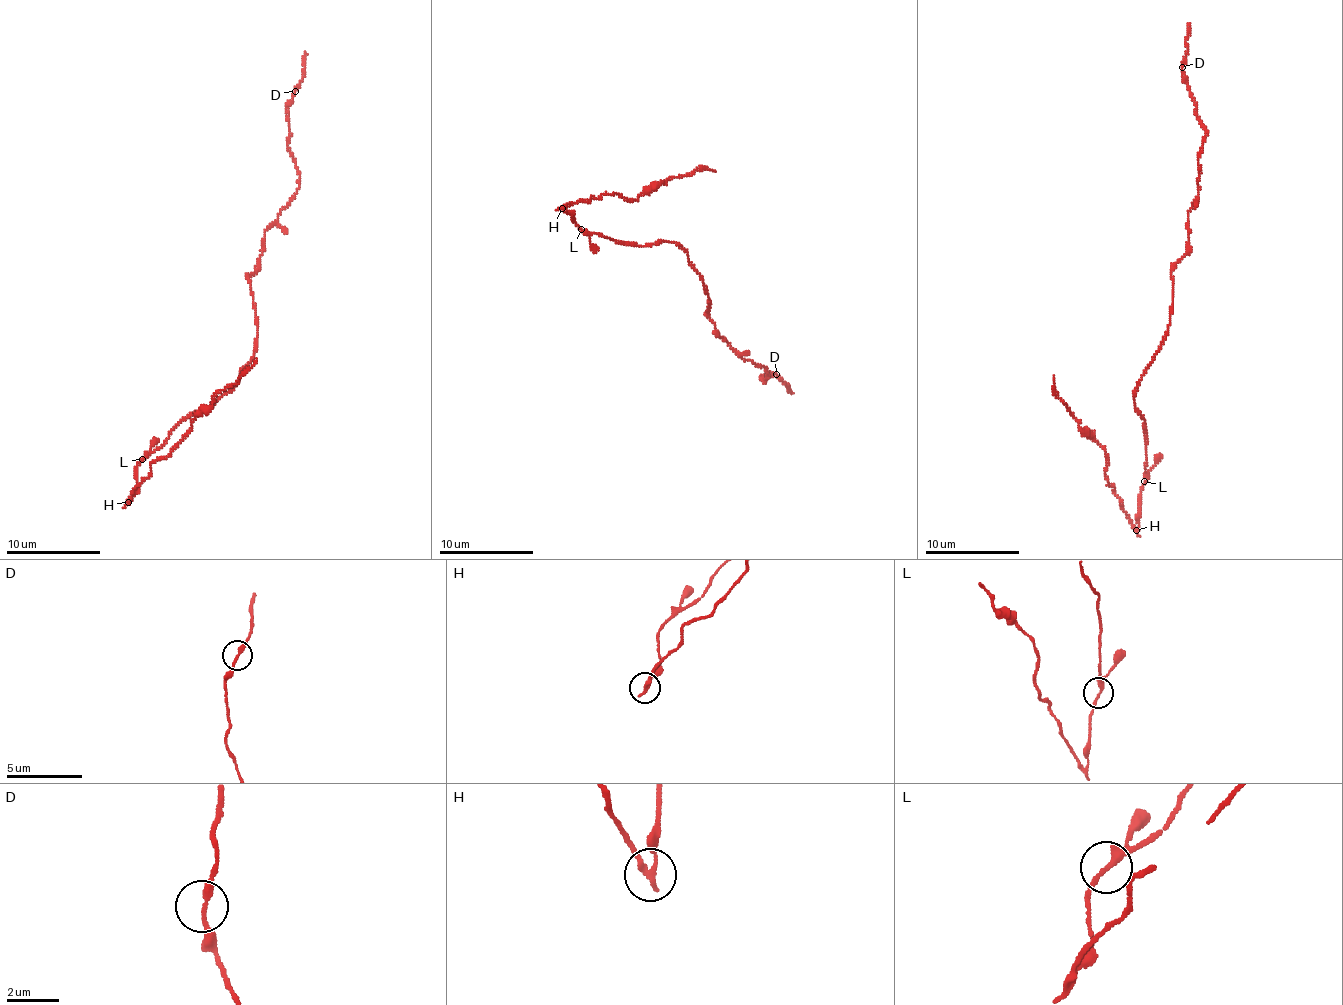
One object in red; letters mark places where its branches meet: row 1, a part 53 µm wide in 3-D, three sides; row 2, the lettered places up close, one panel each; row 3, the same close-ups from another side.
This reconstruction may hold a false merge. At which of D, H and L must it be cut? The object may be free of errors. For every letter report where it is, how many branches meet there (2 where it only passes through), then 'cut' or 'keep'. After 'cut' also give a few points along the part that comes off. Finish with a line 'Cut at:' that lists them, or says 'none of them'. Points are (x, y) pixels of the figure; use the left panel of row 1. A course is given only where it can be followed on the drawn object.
D: (295, 91) | 2 | keep
H: (128, 502) | 2 | cut | (127, 502), (149, 475), (150, 465), (170, 451), (218, 392), (240, 378), (256, 358)
L: (142, 459) | 2 | keep
Cut at: H

